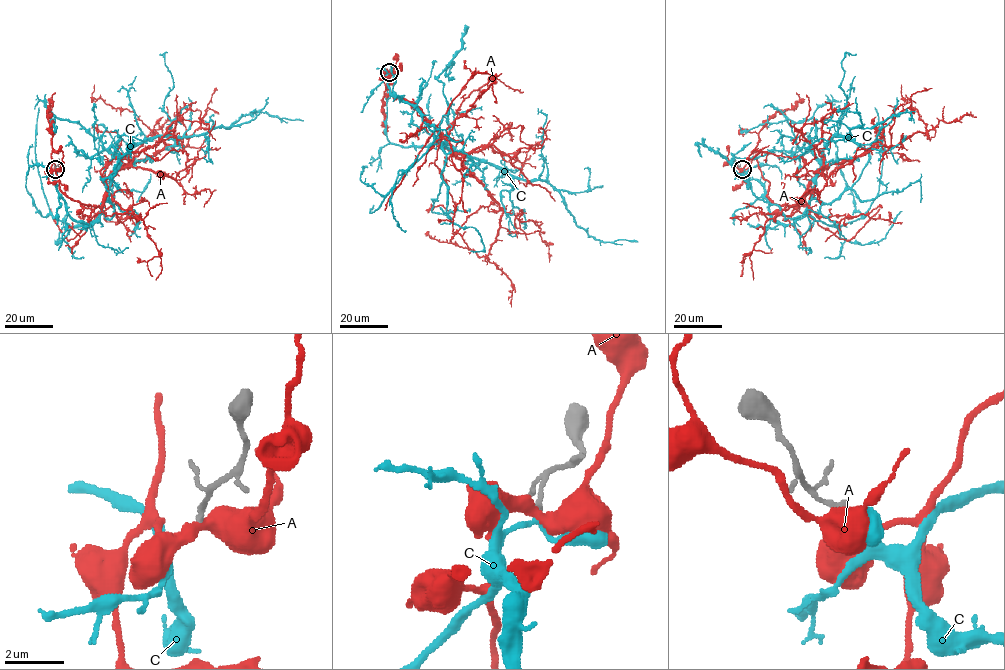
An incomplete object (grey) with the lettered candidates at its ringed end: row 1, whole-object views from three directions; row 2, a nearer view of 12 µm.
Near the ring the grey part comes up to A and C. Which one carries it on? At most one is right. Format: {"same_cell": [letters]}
{"same_cell": ["C"]}

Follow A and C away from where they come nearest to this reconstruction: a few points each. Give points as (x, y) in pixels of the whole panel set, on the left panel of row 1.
A: (55, 169), (52, 158), (66, 195), (101, 205), (109, 176), (168, 145), (134, 112), (95, 99), (94, 84)
C: (54, 169), (66, 211), (91, 224), (99, 219), (111, 173), (146, 140), (228, 128), (255, 112), (303, 121)

